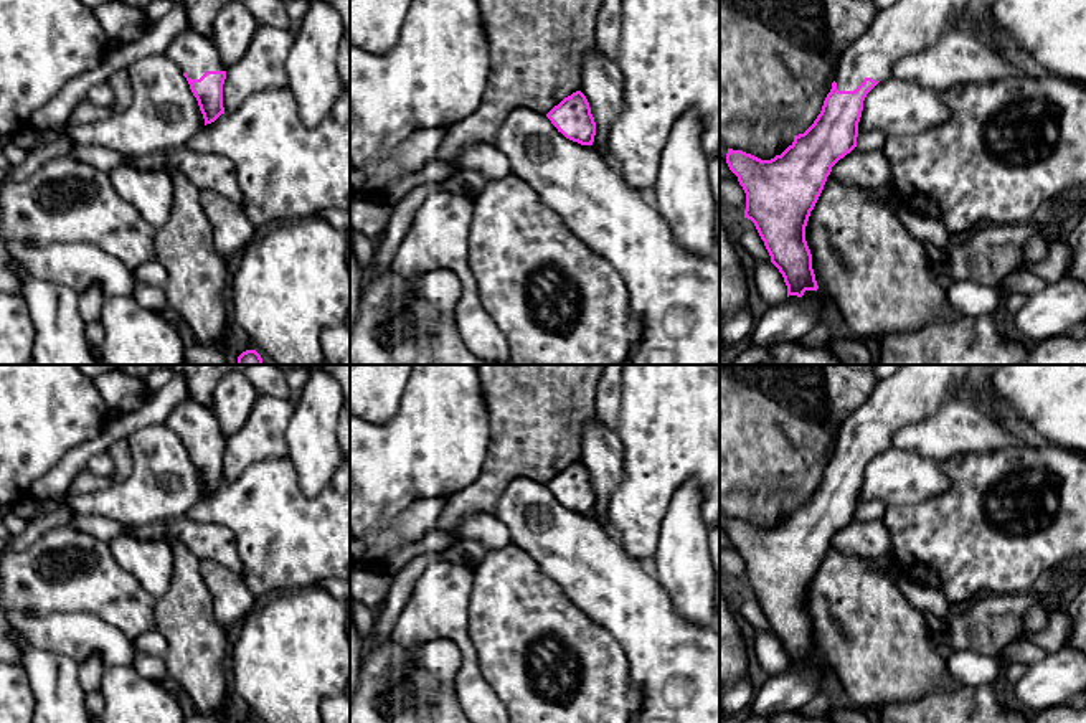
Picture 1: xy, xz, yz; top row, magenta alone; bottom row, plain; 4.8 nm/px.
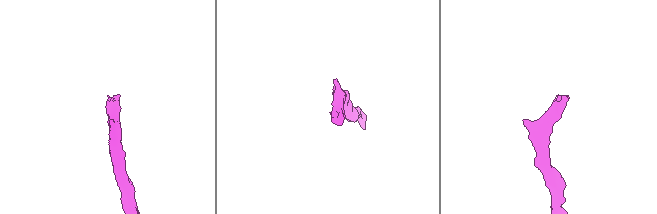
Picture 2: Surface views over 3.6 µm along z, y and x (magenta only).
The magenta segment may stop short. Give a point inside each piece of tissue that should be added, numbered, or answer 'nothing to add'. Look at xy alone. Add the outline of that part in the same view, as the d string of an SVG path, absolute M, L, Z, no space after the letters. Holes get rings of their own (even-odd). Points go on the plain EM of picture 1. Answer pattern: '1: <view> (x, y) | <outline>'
1: xy (193, 423) | M188 396L175 406L163 424L191 449L200 449L206 441L226 441L213 408Z

